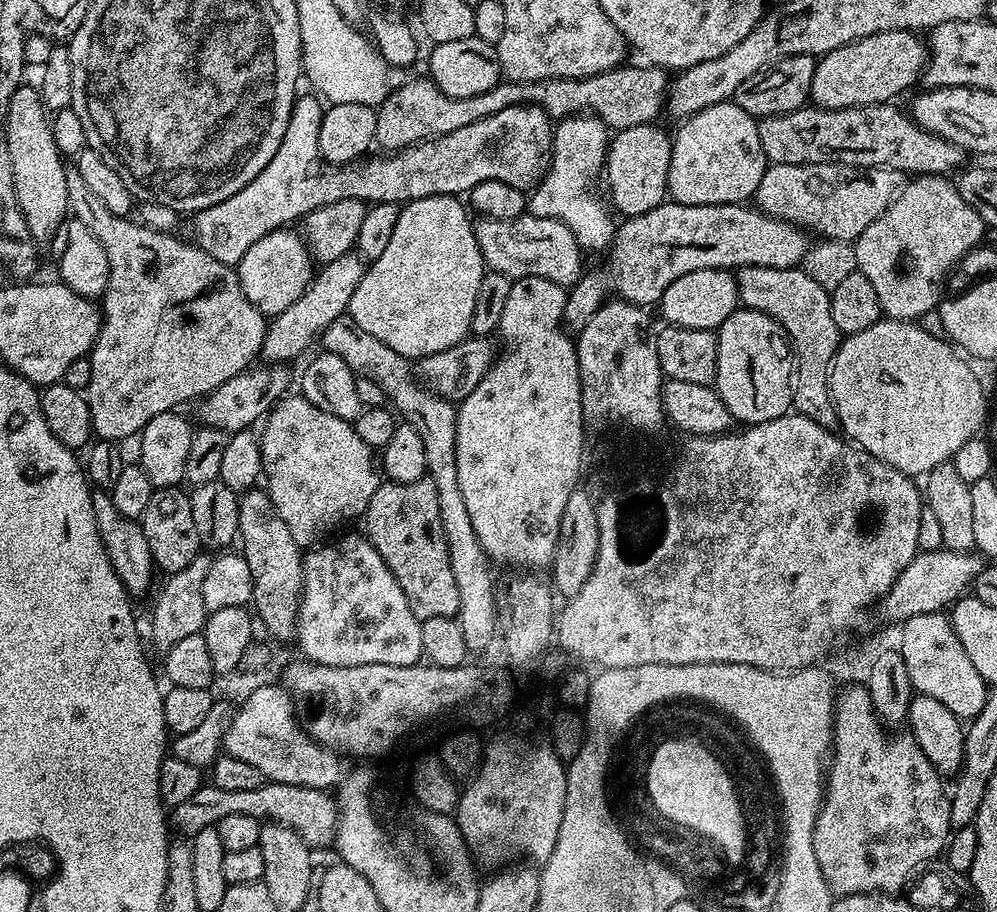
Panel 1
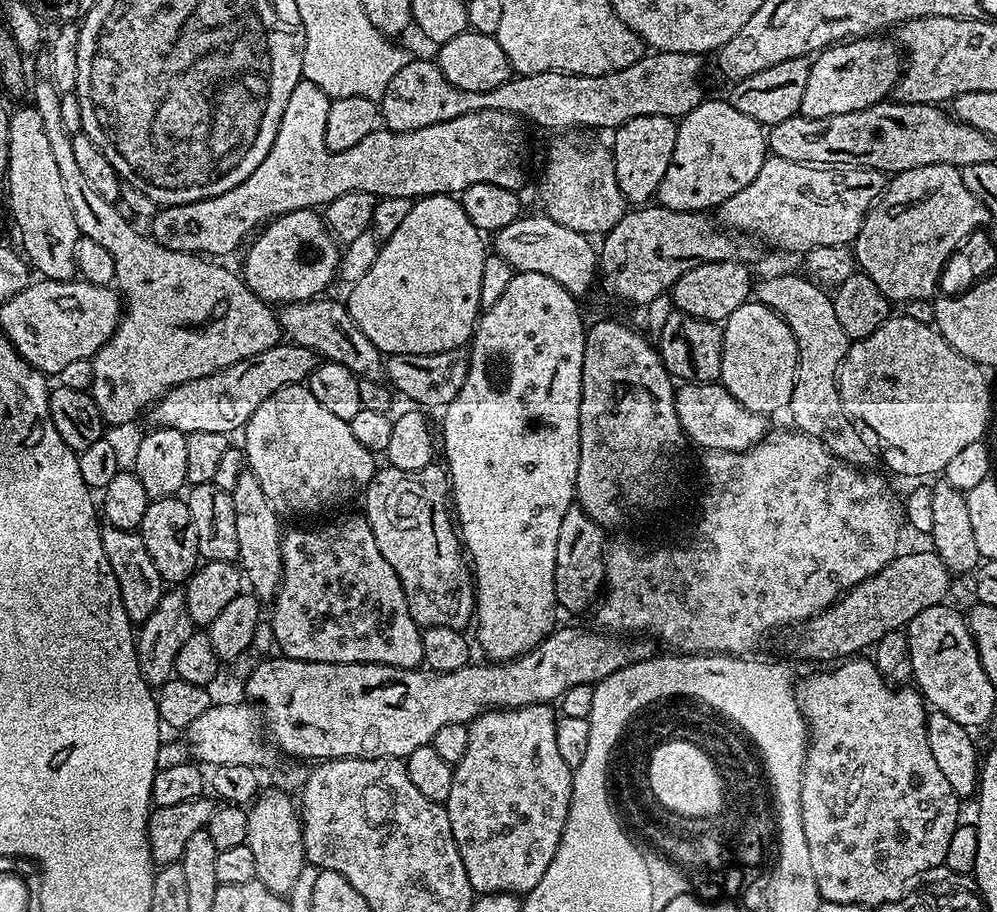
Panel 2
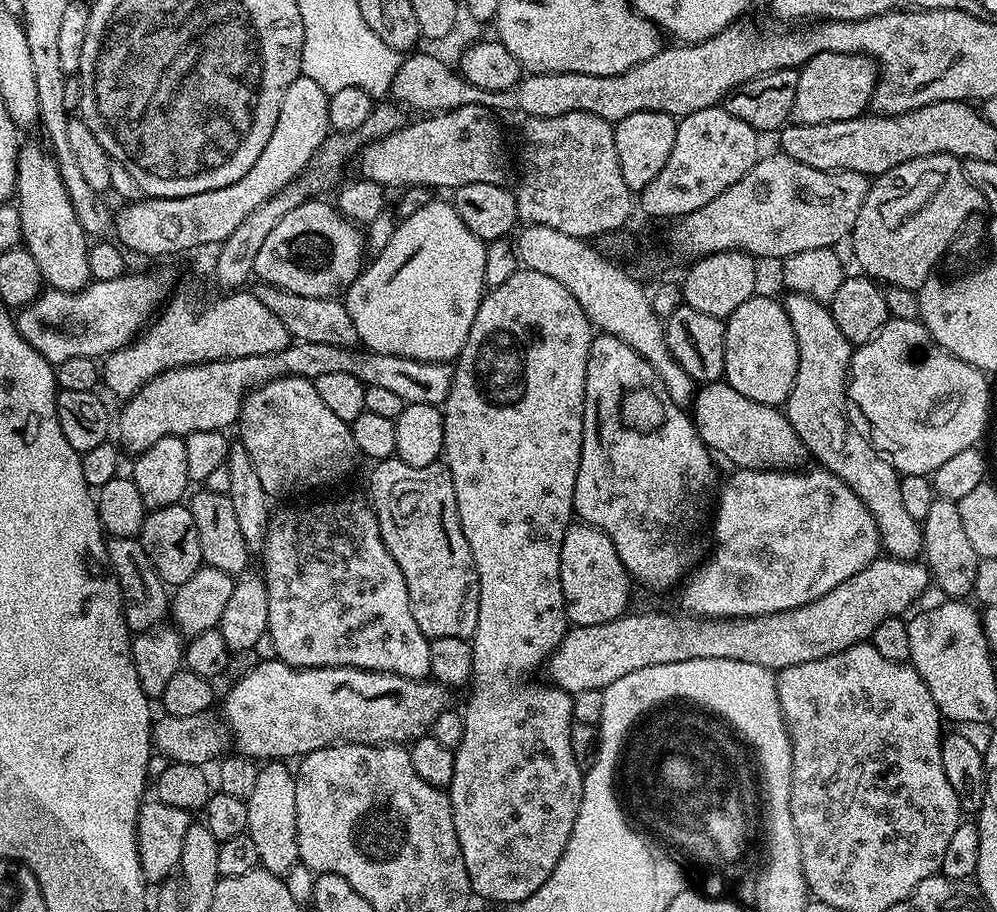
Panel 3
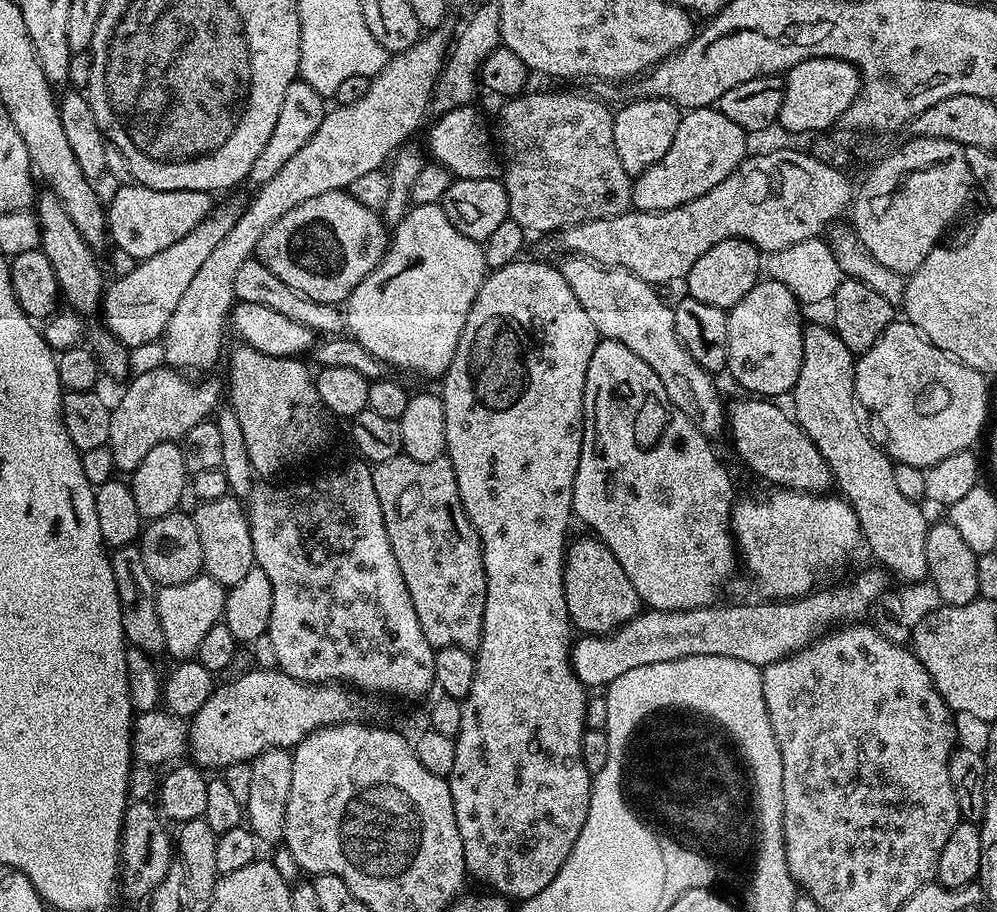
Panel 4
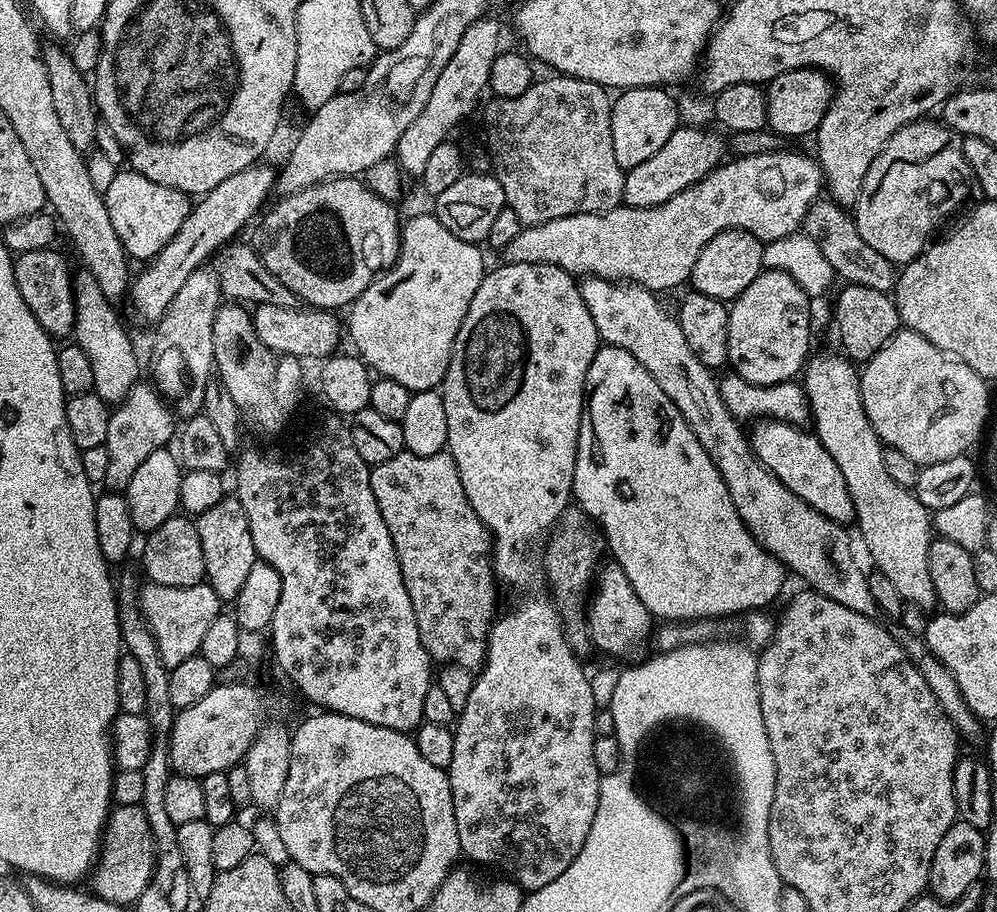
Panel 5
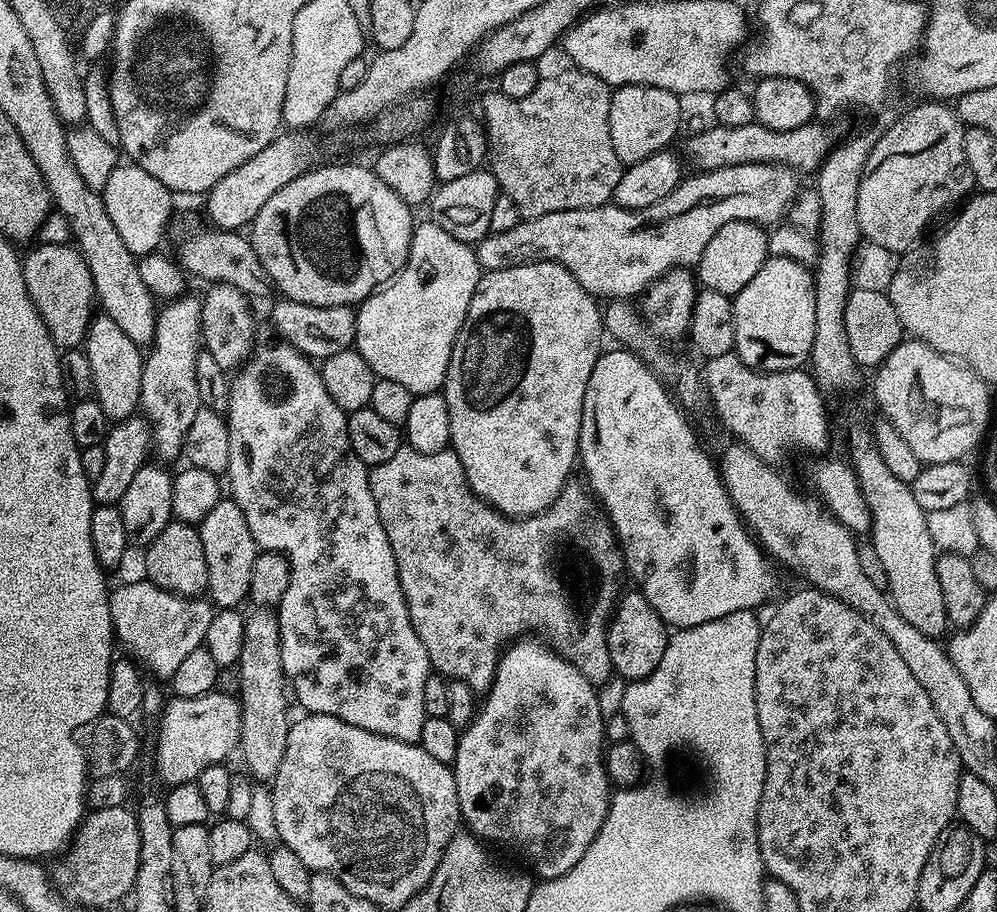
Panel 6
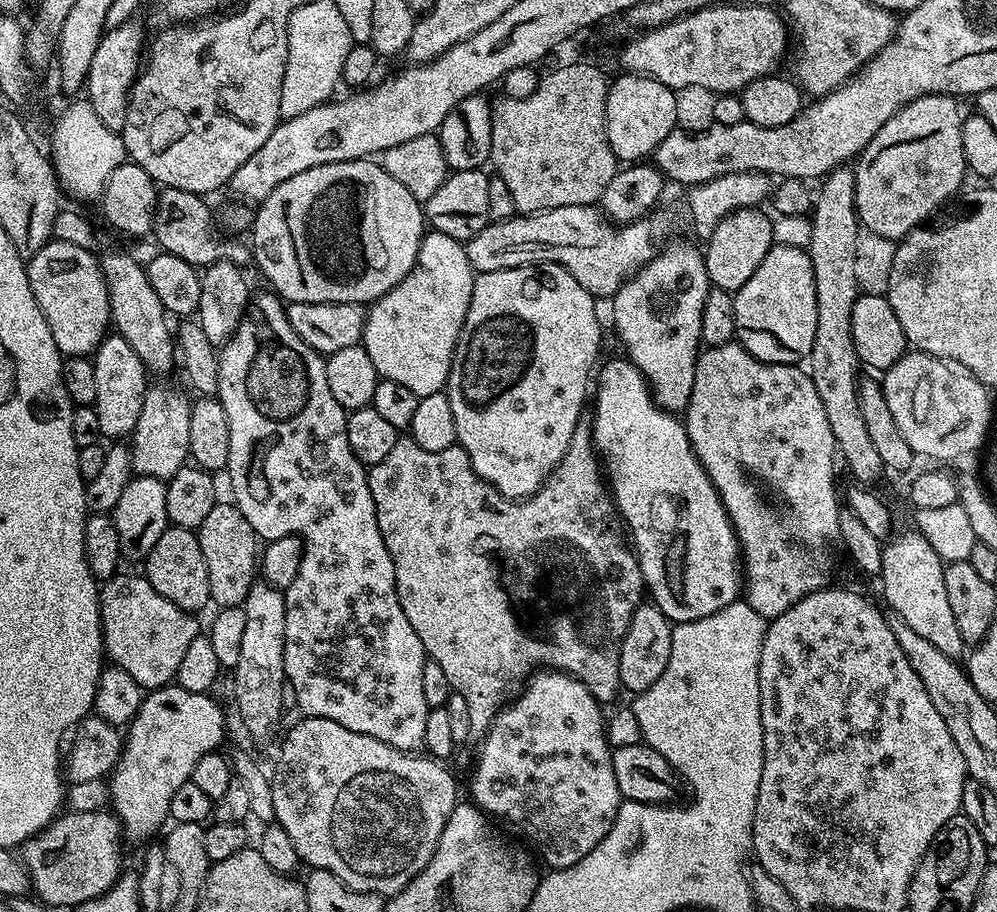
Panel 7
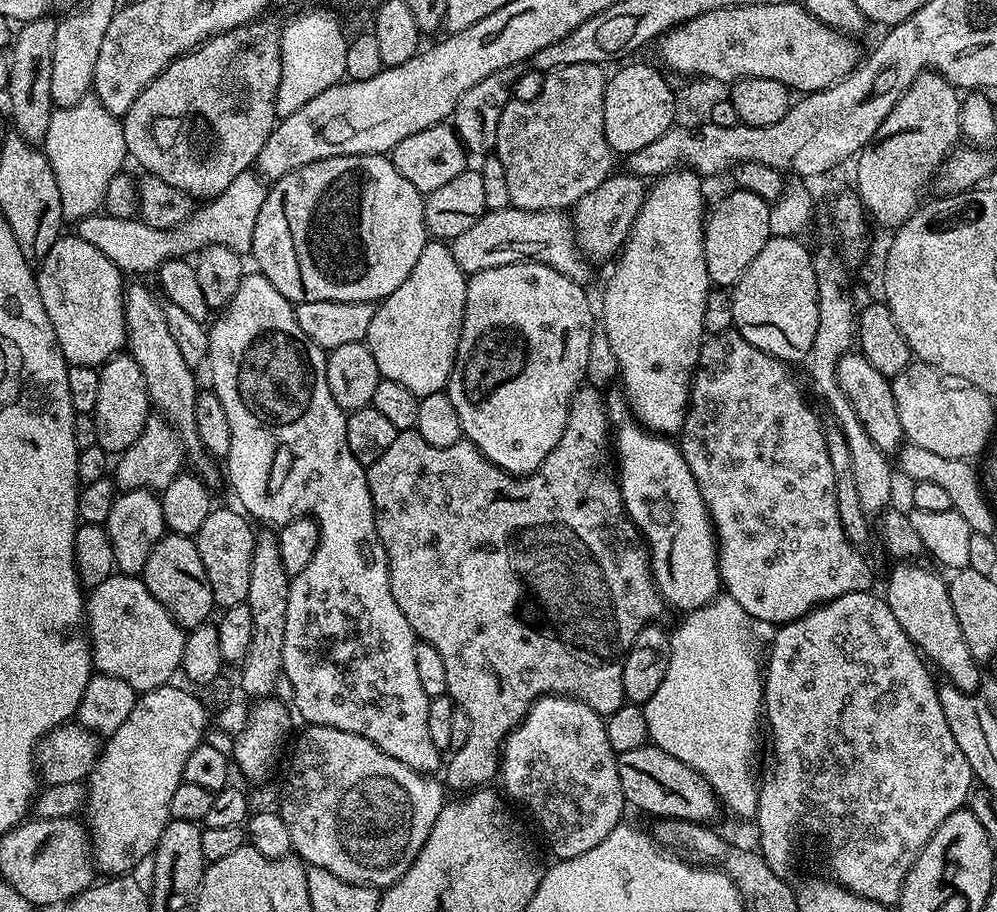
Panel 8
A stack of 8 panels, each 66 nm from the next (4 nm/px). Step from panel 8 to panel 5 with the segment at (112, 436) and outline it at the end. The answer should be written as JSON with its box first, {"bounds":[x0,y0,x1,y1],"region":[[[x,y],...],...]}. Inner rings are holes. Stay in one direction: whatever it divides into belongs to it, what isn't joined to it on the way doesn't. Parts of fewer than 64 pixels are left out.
{"bounds":[72,270,141,406],"region":[[[87,270],[77,271],[72,277],[72,295],[76,297],[75,343],[86,350],[90,366],[94,369],[94,391],[109,406],[123,402],[132,392],[132,387],[141,379],[140,360],[136,348],[116,313],[117,305],[102,294],[100,280]]]}

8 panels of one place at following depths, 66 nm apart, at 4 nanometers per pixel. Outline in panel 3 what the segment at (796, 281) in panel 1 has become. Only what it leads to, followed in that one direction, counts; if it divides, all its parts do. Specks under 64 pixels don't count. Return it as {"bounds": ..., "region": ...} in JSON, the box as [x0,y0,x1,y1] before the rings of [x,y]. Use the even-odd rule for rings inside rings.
{"bounds":[782,291,924,560],"region":[[[789,291],[785,296],[782,303],[798,342],[798,374],[782,411],[804,443],[805,453],[860,495],[876,519],[883,551],[897,560],[915,560],[924,547],[924,534],[921,521],[910,518],[902,503],[901,475],[887,455],[879,456],[871,442],[856,432],[848,417],[848,368],[854,345],[838,330],[827,303],[806,293]]]}

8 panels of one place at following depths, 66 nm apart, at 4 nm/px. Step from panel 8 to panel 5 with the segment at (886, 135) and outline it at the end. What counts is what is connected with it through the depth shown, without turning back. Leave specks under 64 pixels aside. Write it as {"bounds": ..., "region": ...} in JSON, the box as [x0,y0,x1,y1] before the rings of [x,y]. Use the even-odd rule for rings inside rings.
{"bounds":[854,119,972,266],"region":[[[932,119],[910,122],[884,143],[884,149],[870,162],[870,170],[866,170],[862,190],[854,205],[855,224],[862,240],[895,266],[909,264],[919,256],[933,239],[932,231],[968,196],[972,171],[966,162],[963,139],[953,128],[948,128],[939,119]]]}

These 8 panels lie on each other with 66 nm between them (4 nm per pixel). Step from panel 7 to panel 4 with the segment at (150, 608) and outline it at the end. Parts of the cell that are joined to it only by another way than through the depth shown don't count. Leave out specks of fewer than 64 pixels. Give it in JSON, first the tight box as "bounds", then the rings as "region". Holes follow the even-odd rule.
{"bounds":[157,574,226,662],"region":[[[207,574],[195,576],[190,582],[178,586],[163,586],[157,591],[157,612],[161,618],[162,634],[165,635],[164,647],[167,654],[173,656],[173,661],[179,662],[195,657],[198,646],[202,646],[202,638],[206,638],[206,633],[210,631],[210,626],[221,623],[225,595],[226,589],[218,582],[214,582],[214,578],[210,578]]]}

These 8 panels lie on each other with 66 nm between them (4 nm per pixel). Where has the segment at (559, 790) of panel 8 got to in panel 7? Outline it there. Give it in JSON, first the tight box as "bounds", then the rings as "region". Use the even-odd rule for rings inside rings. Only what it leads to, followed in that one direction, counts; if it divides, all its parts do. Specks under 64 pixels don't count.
{"bounds":[470,671,622,869],"region":[[[537,671],[523,685],[520,694],[521,696],[516,701],[513,699],[511,702],[505,703],[494,718],[492,725],[489,726],[479,741],[479,744],[481,743],[480,753],[476,756],[476,769],[472,772],[472,796],[470,796],[470,800],[477,808],[487,812],[493,821],[505,820],[510,827],[517,828],[536,847],[537,853],[535,852],[535,855],[537,857],[540,855],[549,864],[547,866],[549,869],[569,868],[577,864],[582,858],[586,858],[586,854],[590,854],[590,850],[594,850],[594,846],[598,846],[598,842],[602,842],[602,838],[606,838],[610,826],[614,826],[616,815],[622,803],[618,782],[614,778],[612,748],[609,747],[605,732],[606,716],[605,713],[600,713],[603,712],[602,705],[590,694],[590,690],[586,690],[586,686],[582,686],[582,682],[578,682],[567,672]]]}

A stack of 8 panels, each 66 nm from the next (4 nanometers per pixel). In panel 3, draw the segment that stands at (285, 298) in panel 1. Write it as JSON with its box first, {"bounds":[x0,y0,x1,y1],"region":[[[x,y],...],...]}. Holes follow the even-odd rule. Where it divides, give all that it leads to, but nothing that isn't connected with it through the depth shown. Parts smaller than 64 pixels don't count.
{"bounds":[253,198,366,298],"region":[[[313,198],[299,204],[262,242],[253,273],[263,283],[310,298],[335,297],[355,282],[366,264],[366,236],[340,213],[335,203]]]}

